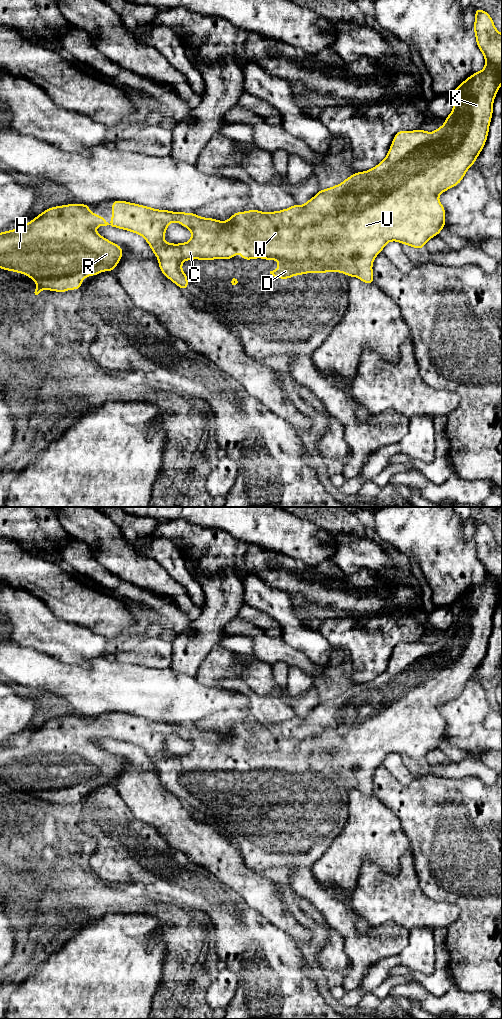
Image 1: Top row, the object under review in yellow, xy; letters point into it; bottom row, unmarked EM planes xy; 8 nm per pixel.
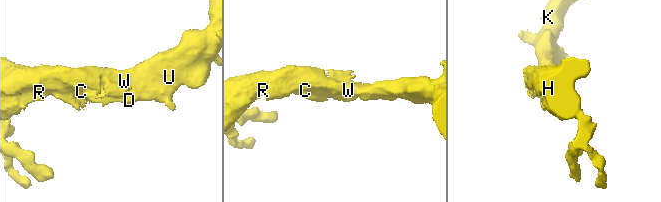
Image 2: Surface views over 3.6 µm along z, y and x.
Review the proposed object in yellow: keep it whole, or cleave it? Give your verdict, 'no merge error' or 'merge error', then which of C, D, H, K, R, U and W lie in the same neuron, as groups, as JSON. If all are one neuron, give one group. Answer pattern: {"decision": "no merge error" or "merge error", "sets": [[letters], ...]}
{"decision": "no merge error", "sets": [["C", "D", "H", "K", "R", "U", "W"]]}

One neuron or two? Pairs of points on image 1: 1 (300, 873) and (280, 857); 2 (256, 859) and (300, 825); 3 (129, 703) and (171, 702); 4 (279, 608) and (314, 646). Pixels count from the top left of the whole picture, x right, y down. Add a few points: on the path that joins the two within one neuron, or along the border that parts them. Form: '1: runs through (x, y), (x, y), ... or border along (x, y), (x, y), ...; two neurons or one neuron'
1: border along (301, 865), (287, 868); two neurons
2: runs through (267, 848), (279, 846), (289, 836); one neuron
3: runs through (139, 702), (161, 702); one neuron
4: runs through (285, 617), (305, 637); one neuron

